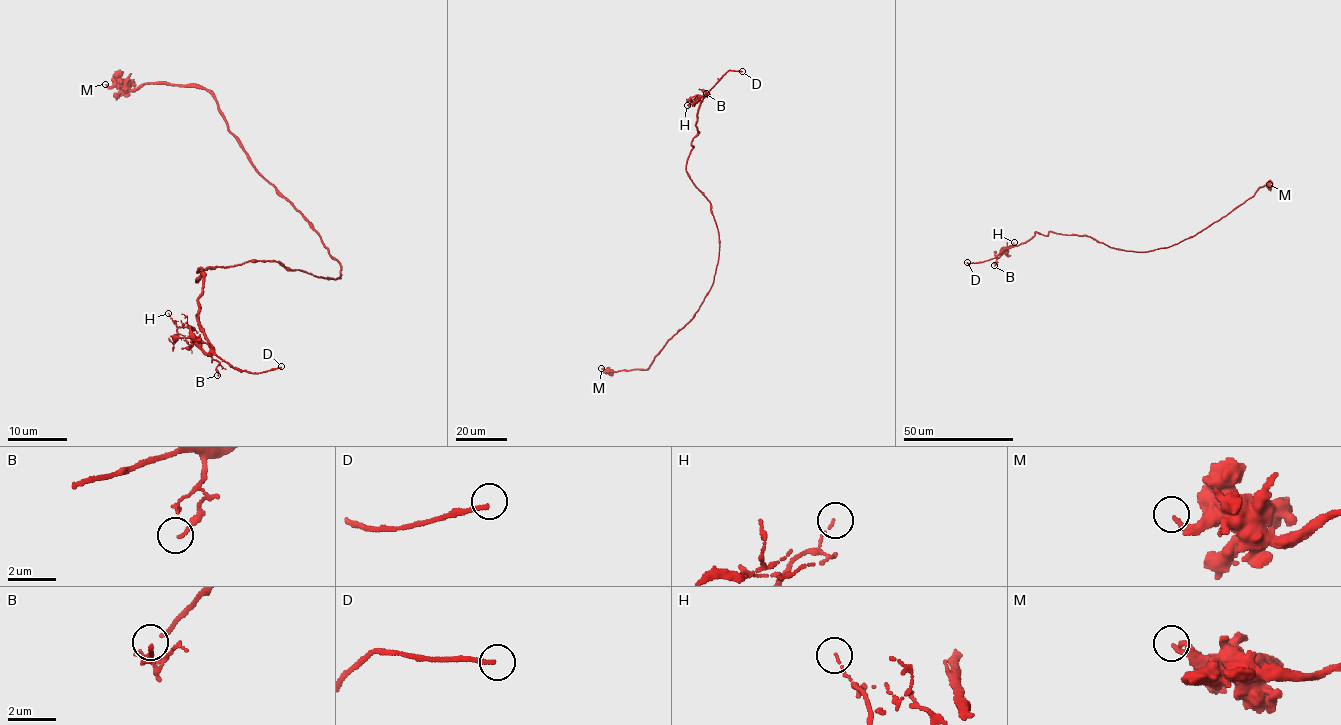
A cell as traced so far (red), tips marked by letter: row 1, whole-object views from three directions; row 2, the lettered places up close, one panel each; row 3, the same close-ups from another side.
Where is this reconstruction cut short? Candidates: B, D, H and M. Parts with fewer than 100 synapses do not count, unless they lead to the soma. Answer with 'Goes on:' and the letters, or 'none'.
Goes on: D

